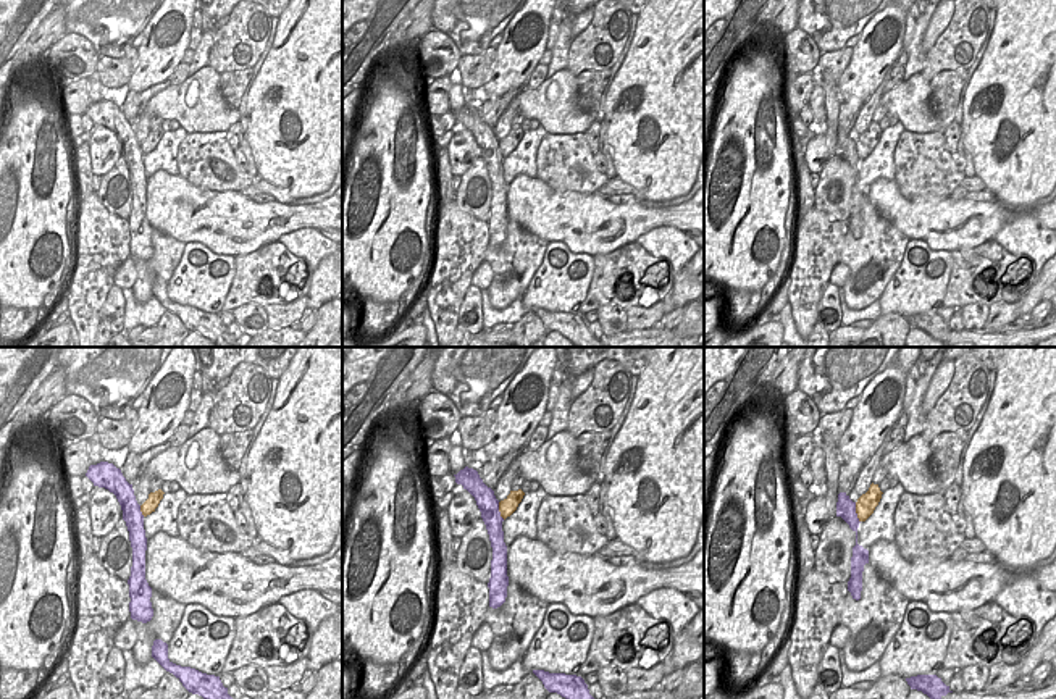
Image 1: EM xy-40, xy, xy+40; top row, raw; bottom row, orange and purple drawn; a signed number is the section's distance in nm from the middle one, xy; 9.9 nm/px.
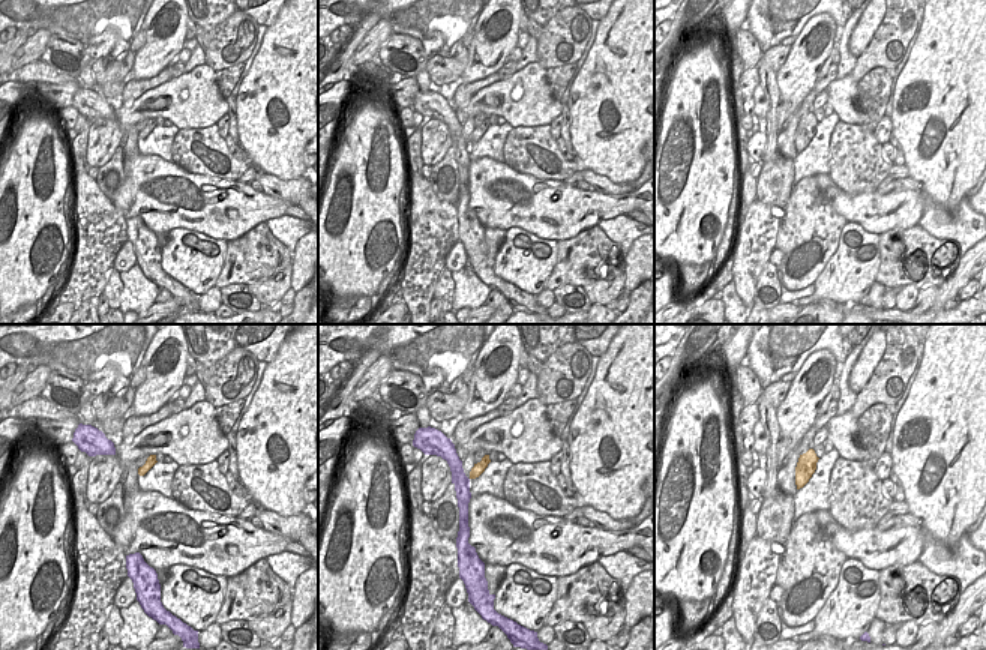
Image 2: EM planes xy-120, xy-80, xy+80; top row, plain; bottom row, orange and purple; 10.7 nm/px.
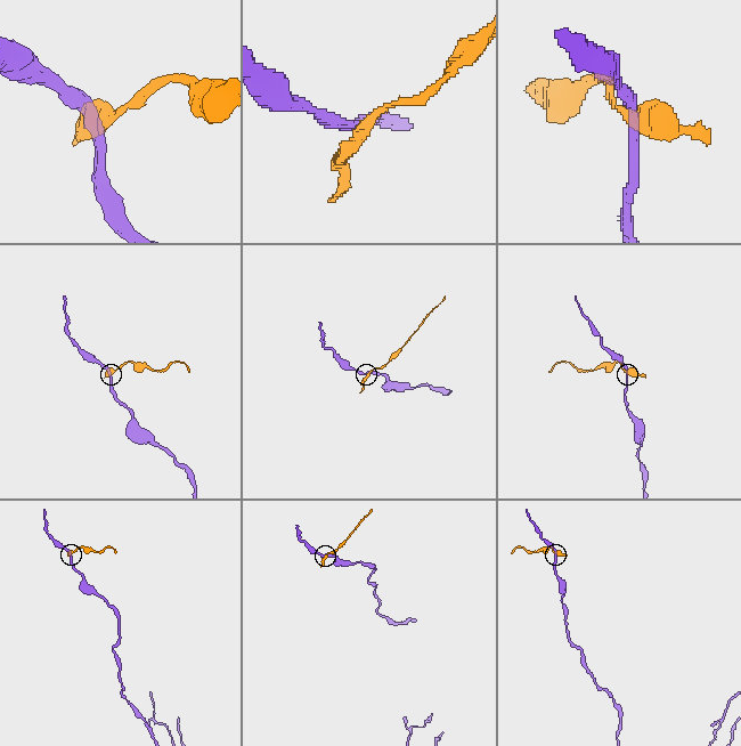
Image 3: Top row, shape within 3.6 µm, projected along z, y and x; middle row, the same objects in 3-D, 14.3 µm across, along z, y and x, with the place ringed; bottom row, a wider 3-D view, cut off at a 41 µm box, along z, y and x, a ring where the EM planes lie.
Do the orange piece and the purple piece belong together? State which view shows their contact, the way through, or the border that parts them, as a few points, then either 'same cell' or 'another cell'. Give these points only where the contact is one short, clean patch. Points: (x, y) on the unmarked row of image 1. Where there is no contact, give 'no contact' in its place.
contact in xy+40; border xy+40 (854, 141), (859, 160); another cell

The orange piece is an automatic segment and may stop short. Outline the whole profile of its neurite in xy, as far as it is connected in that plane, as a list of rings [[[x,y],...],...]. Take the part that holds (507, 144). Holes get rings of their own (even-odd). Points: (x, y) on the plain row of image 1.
[[[522,128],[518,129],[510,129],[510,132],[499,140],[499,150],[501,150],[501,155],[505,158],[507,155],[510,155],[518,142],[522,140],[525,131]]]

